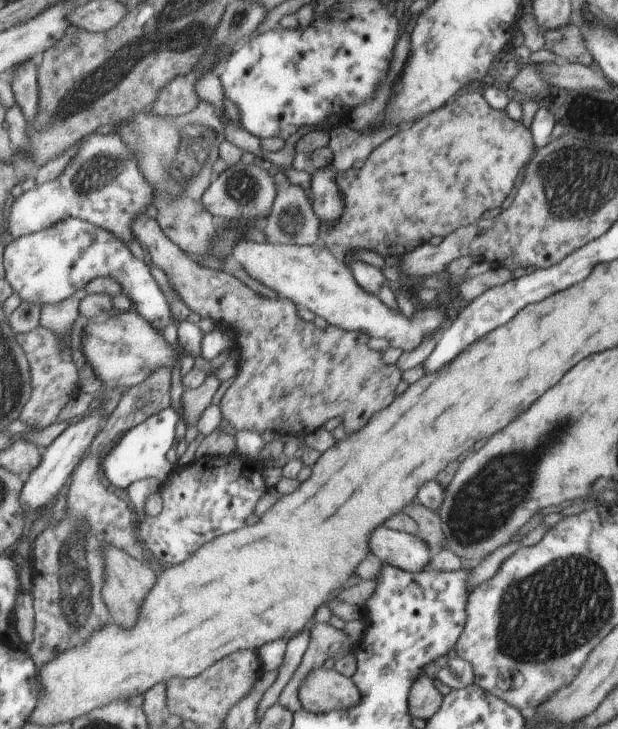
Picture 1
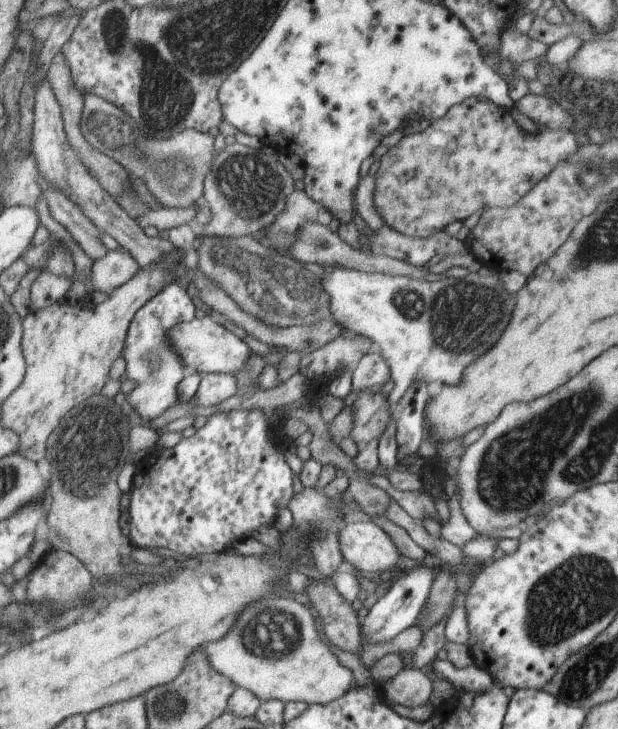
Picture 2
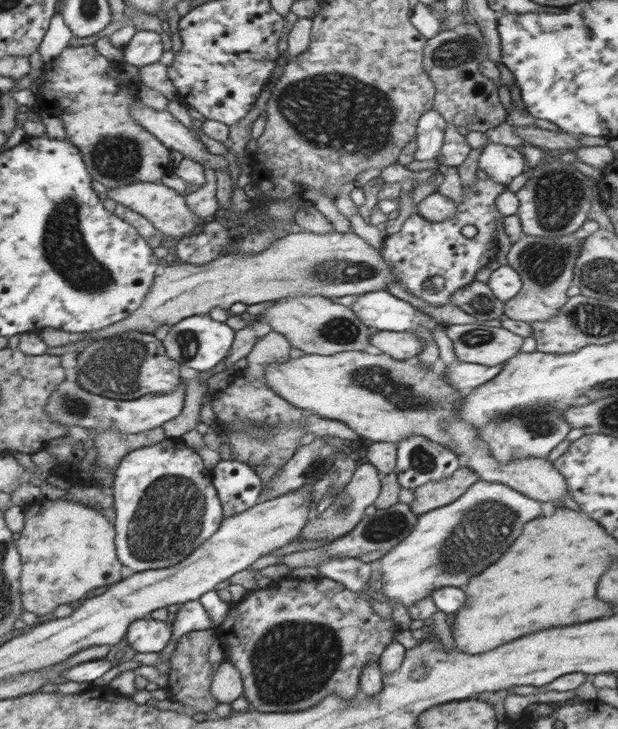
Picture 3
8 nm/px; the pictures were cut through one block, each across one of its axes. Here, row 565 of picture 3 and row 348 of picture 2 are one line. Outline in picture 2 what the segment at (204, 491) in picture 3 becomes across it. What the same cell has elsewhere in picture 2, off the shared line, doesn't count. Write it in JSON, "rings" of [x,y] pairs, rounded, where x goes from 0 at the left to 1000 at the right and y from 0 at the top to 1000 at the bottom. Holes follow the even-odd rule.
{"rings":[[[288,387],[267,392],[264,401],[248,406],[222,431],[212,443],[210,455],[206,460],[206,472],[199,483],[206,494],[206,519],[215,521],[218,532],[207,542],[206,550],[231,573],[248,576],[270,565],[280,557],[296,554],[296,546],[290,540],[290,527],[304,508],[296,499],[290,483],[270,469],[277,451],[286,450],[301,442],[316,439],[316,417],[309,406],[303,403],[301,394]]]}

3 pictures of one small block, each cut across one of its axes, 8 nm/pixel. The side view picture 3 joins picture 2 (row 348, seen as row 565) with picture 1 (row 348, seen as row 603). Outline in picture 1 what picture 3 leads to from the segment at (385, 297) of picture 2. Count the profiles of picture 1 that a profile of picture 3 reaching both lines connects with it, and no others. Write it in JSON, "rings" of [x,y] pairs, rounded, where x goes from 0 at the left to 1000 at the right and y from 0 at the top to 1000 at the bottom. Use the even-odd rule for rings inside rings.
{"rings":[[[383,326],[375,350],[400,379],[445,401],[448,407],[469,412],[481,422],[497,422],[510,433],[523,436],[529,446],[552,453],[578,453],[595,465],[620,464],[633,477],[649,477],[650,483],[675,477],[681,464],[701,460],[701,453],[720,433],[718,422],[702,414],[675,428],[668,427],[662,436],[652,433],[649,427],[626,422],[610,406],[587,398],[574,387],[570,373],[545,359],[534,343],[515,333],[463,336]]]}

